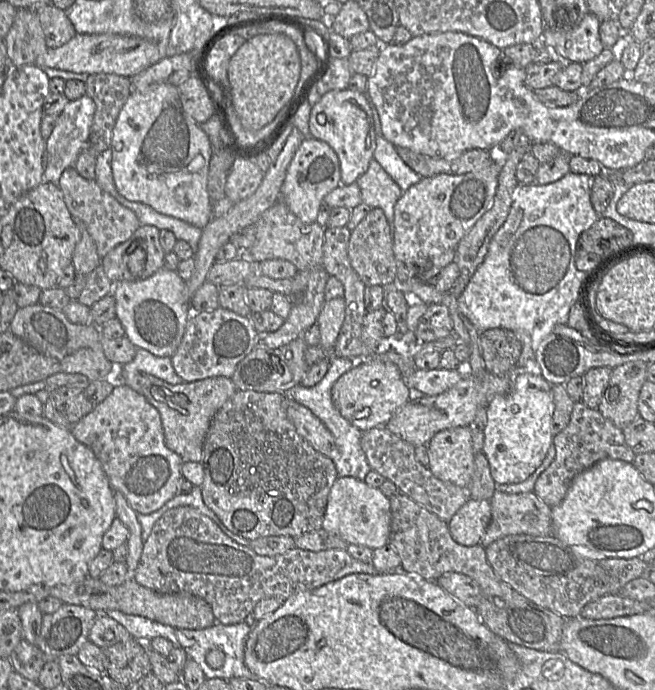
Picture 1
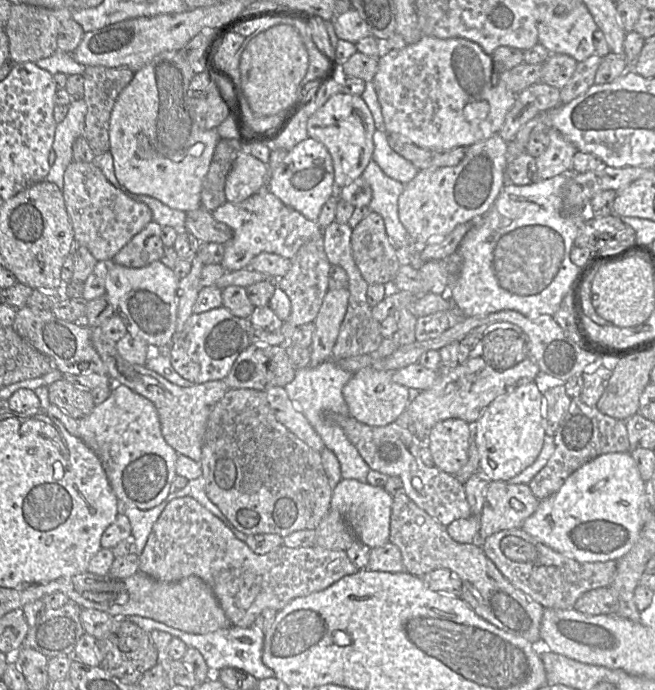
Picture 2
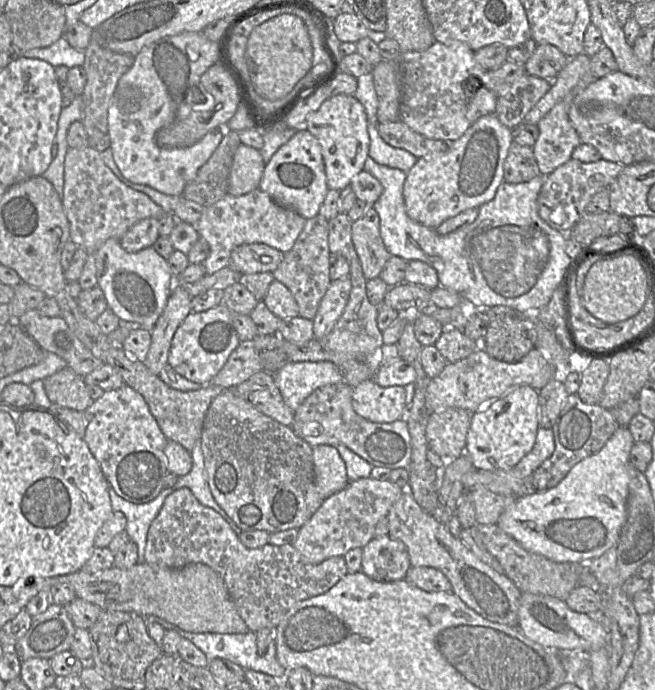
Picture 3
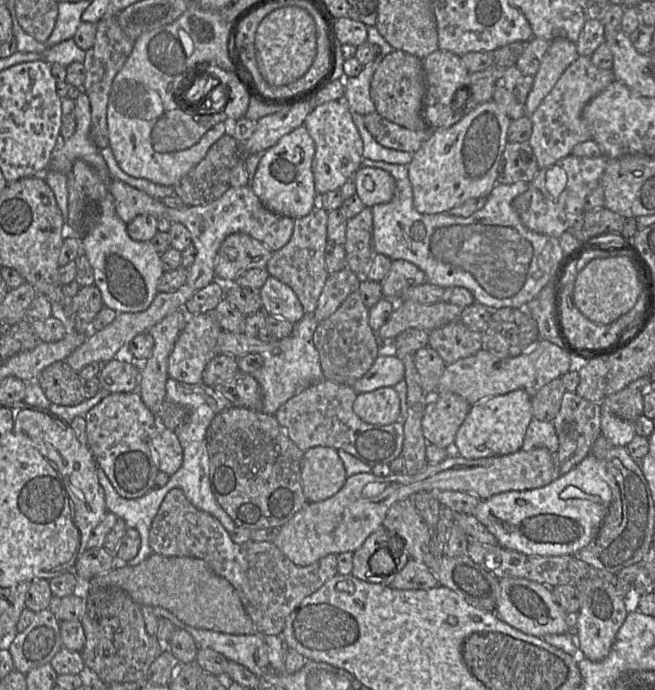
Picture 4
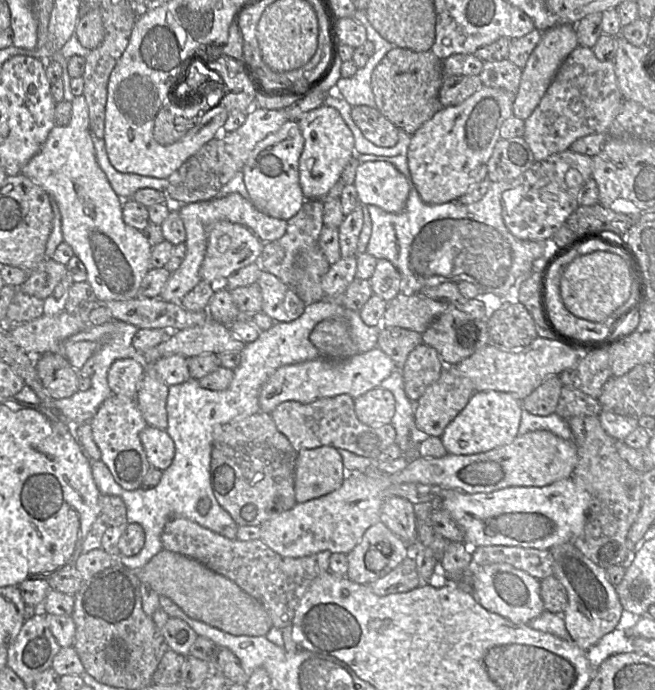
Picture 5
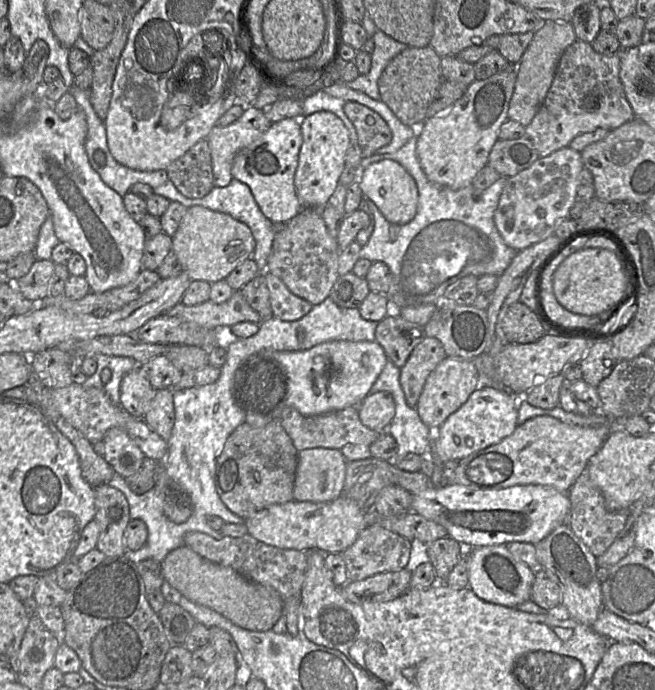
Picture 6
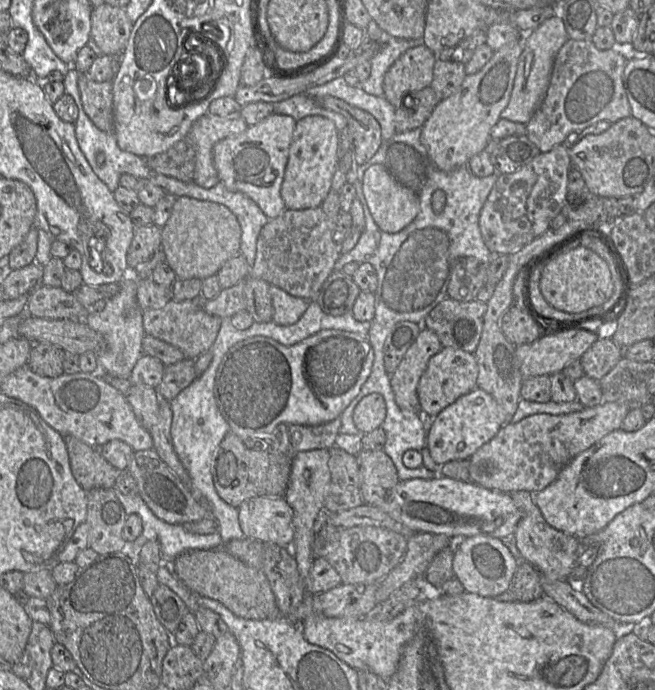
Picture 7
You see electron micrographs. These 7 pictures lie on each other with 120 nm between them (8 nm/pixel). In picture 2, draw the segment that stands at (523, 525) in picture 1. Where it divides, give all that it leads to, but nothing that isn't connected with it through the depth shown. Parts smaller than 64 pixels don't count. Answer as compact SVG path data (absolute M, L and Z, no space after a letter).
M490 481L479 515L478 542L502 530L521 528L538 505L539 500L527 484Z

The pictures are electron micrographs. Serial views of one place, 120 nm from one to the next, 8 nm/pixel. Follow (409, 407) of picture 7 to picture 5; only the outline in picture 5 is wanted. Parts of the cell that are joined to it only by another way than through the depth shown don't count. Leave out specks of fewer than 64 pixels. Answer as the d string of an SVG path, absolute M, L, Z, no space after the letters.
M426 345L416 347L400 369L407 397L416 403L441 375L445 366L438 352Z

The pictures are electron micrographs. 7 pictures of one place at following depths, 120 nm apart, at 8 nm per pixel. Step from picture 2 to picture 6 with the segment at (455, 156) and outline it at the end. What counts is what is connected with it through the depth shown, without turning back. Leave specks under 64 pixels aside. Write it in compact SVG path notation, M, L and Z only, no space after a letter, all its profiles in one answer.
M353 101L345 102L344 112L356 129L362 159L391 143L392 131L377 112Z

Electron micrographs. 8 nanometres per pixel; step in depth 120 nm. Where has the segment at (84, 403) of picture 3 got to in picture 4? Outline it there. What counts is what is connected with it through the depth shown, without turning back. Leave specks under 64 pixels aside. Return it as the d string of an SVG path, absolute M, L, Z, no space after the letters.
M56 361L44 368L37 381L51 403L75 406L85 400L83 380L66 361Z

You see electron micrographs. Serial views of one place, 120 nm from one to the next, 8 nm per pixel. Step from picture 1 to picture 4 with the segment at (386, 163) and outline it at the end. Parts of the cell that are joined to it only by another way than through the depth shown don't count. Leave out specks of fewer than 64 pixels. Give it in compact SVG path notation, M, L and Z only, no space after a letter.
M352 110L351 114L363 141L363 157L365 159L406 166L410 164L413 157L412 153L389 149L380 145L367 130L363 116Z

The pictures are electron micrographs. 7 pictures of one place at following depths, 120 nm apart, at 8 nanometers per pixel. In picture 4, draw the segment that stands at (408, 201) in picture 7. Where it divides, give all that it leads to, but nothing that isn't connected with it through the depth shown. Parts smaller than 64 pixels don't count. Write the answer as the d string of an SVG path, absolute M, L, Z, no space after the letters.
M360 167L354 174L356 195L365 207L388 203L396 191L395 179L386 171Z

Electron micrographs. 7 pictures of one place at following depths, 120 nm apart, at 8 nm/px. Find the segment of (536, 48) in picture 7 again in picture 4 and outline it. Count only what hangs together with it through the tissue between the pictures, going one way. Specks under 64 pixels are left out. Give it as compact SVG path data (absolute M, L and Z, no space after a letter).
M564 38L550 41L540 67L534 75L532 88L528 94L525 111L531 116L542 100L553 89L566 68L578 58L576 43Z

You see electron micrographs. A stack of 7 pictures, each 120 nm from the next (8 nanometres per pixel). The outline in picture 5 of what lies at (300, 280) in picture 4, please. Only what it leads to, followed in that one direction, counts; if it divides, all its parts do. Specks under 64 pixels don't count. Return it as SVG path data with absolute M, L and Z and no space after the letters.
M322 199L306 200L300 211L288 220L286 233L283 237L264 243L259 264L264 271L276 276L294 292L294 259L306 247L319 244L319 237L324 227L324 202Z

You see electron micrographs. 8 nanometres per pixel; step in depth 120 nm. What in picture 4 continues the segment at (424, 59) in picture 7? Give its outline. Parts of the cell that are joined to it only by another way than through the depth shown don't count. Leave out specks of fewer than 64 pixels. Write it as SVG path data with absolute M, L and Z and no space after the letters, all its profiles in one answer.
M401 50L387 54L373 73L370 95L376 112L388 121L404 128L420 131L431 129L423 114L426 81L422 59Z

